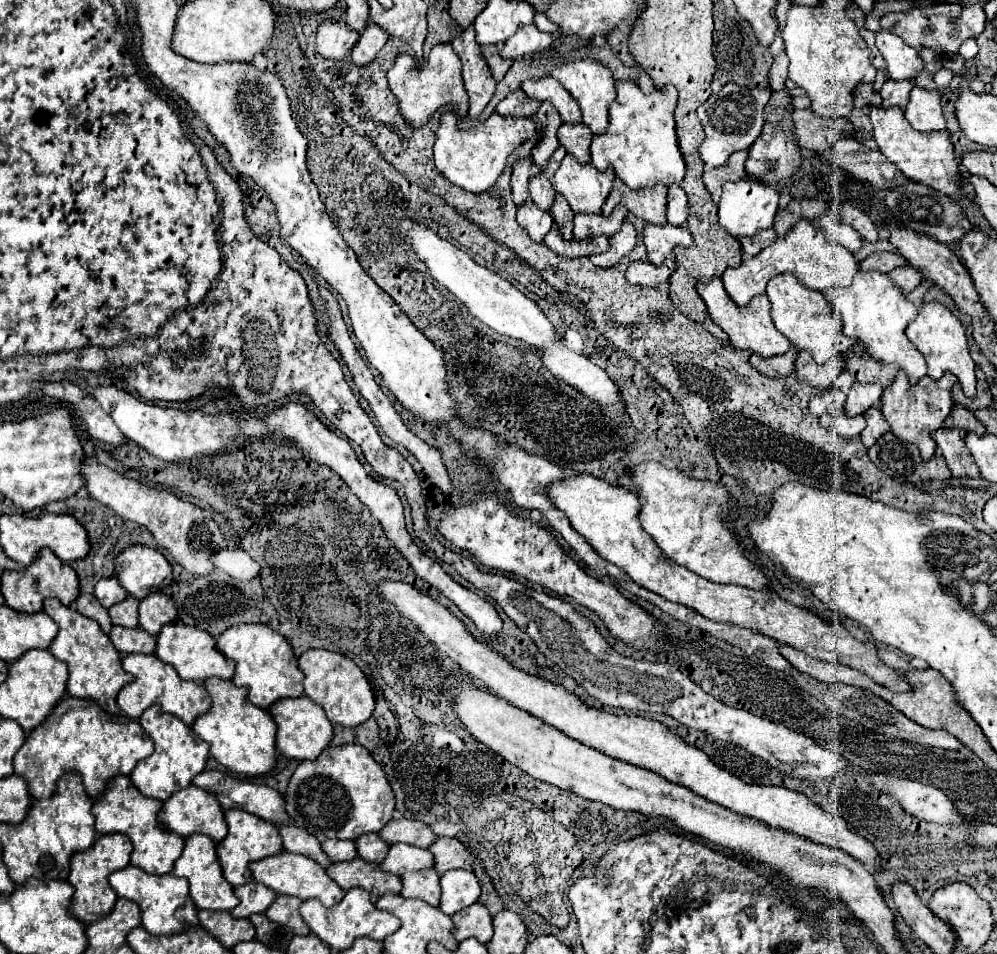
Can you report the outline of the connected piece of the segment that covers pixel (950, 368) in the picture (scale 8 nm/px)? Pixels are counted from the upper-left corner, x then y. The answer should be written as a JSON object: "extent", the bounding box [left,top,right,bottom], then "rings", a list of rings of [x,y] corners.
{"extent":[905,302,977,398],"rings":[[[937,302],[923,304],[917,318],[907,326],[905,334],[911,340],[911,344],[923,354],[923,358],[927,362],[927,368],[929,368],[927,370],[929,378],[937,380],[945,372],[951,372],[961,382],[961,388],[963,388],[965,396],[969,396],[969,398],[977,396],[977,390],[975,390],[975,362],[969,356],[965,328],[943,304],[937,304]]]}

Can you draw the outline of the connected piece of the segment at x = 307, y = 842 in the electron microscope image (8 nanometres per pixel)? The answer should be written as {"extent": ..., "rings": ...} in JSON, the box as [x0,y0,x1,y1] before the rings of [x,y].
{"extent":[277,824,331,868],"rings":[[[281,824],[277,826],[283,838],[283,848],[291,850],[295,854],[305,854],[309,858],[313,858],[315,862],[319,862],[323,868],[327,868],[331,862],[327,860],[327,856],[323,856],[321,844],[315,836],[311,836],[309,832],[303,832],[303,828],[297,828],[293,824]]]}

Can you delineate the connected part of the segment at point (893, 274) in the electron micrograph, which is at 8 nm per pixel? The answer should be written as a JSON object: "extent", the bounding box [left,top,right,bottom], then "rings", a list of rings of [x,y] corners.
{"extent":[887,266,921,294],"rings":[[[901,266],[901,268],[895,268],[895,270],[891,270],[889,274],[887,274],[899,288],[901,288],[901,292],[903,294],[909,294],[913,288],[917,288],[919,284],[921,284],[921,274],[915,270],[915,268],[911,268],[911,266]]]}

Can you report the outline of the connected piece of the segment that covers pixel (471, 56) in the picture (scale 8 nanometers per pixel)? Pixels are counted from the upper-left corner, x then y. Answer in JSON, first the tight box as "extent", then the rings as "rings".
{"extent":[451,26,497,120],"rings":[[[469,26],[459,38],[455,38],[451,46],[463,62],[463,82],[469,94],[469,118],[477,120],[477,116],[485,110],[491,96],[495,94],[497,82],[493,80],[489,66],[481,56],[473,26]]]}

